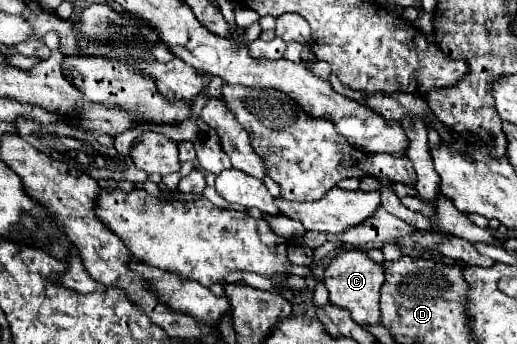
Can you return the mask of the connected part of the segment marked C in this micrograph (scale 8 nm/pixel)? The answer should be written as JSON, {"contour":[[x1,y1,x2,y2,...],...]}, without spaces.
{"contour":[[352,250,352,252,342,252,338,254,324,270,324,286,330,292,330,302,342,308,348,308,352,318,358,324,380,324,380,288,384,282,384,268,376,262,372,262,364,252]]}

